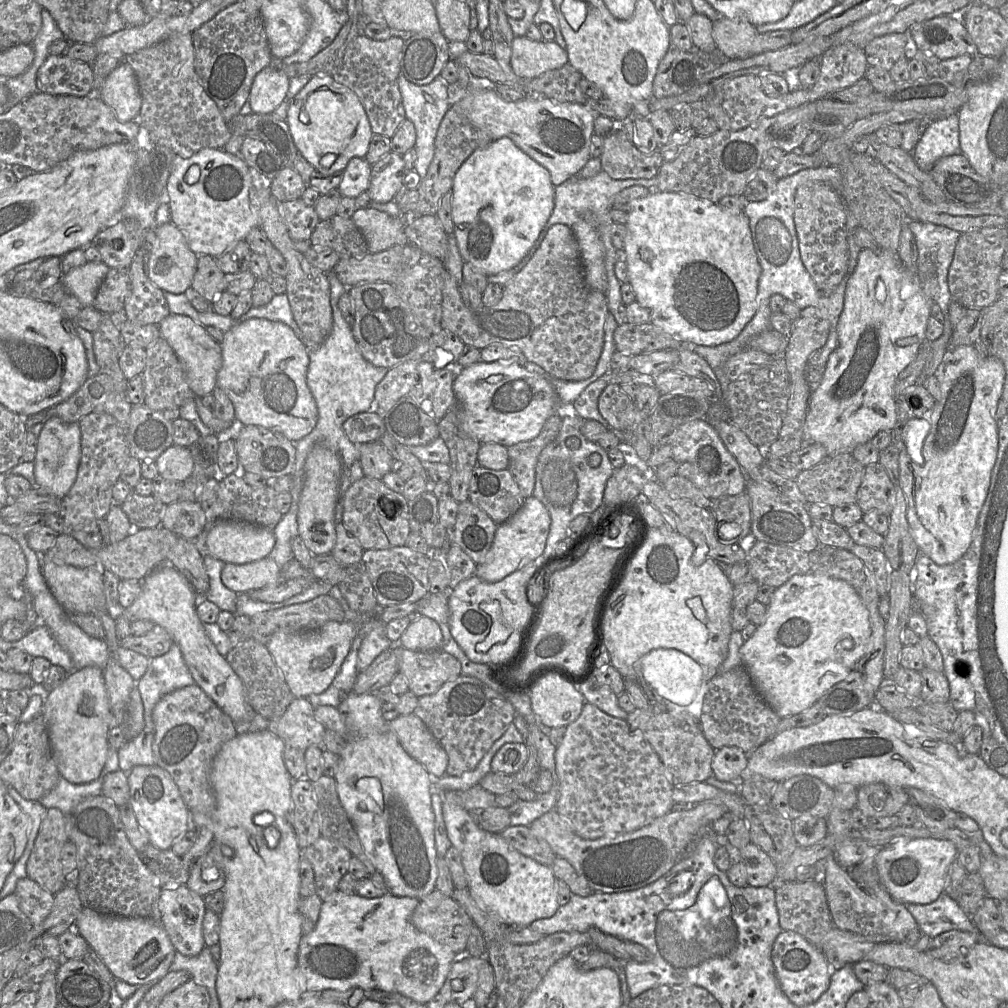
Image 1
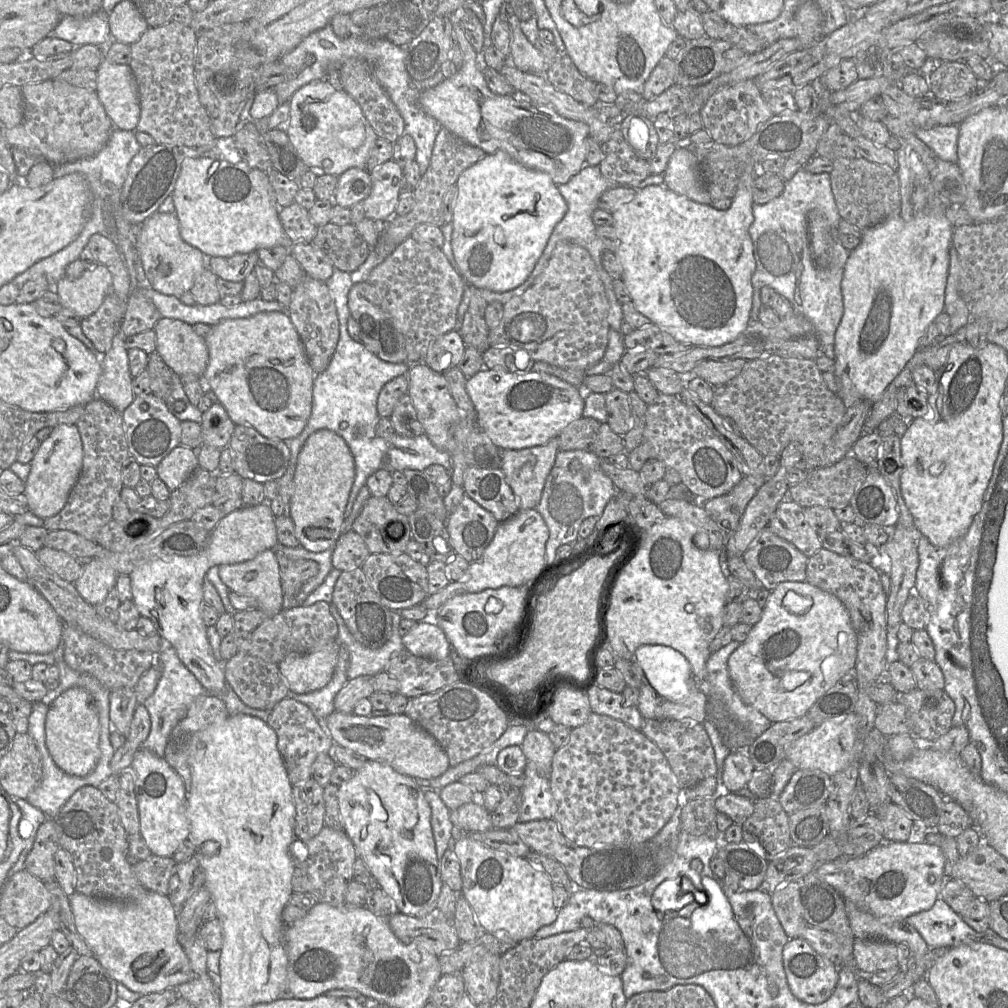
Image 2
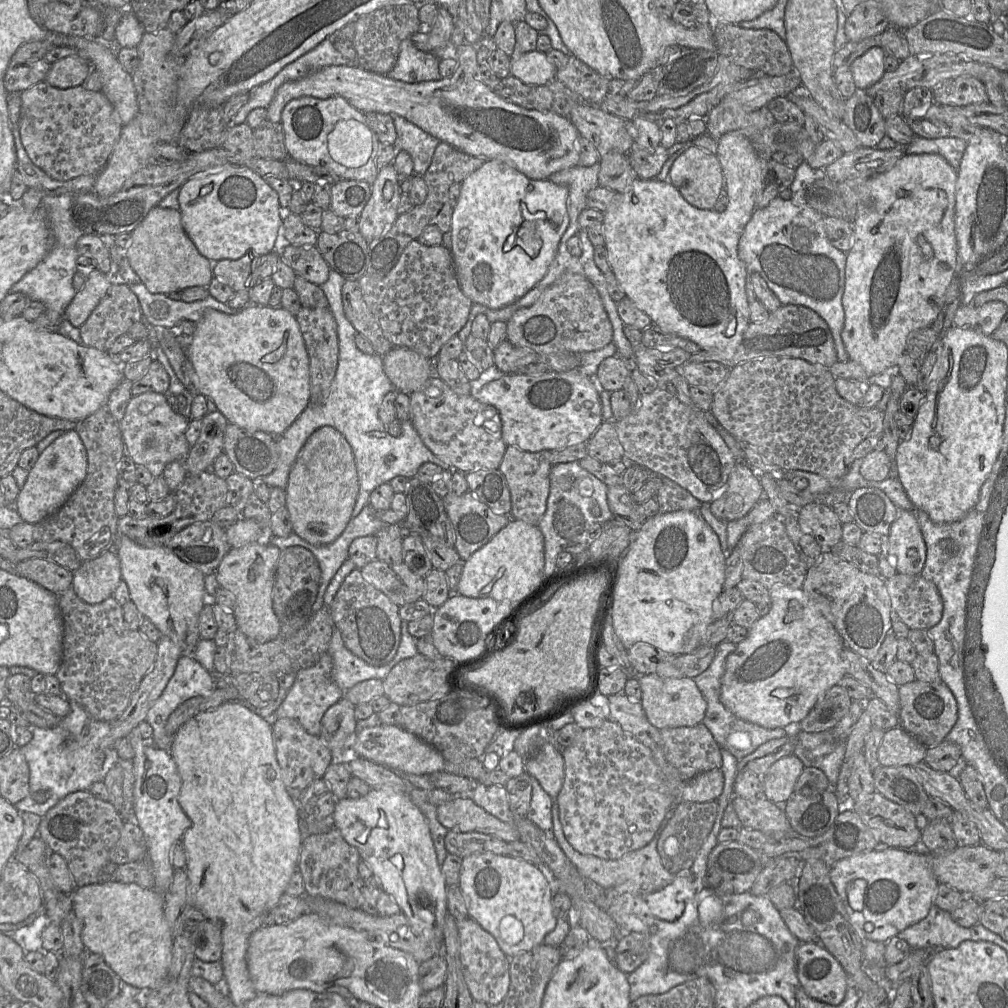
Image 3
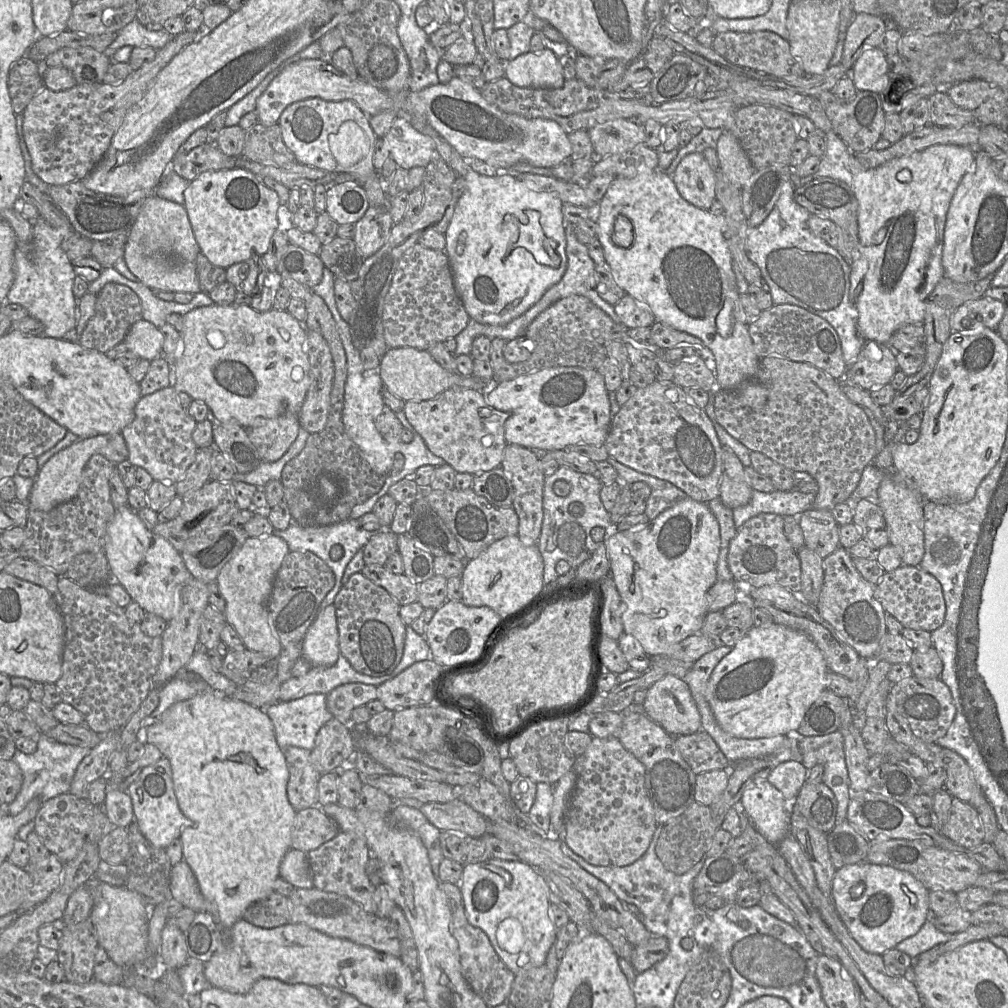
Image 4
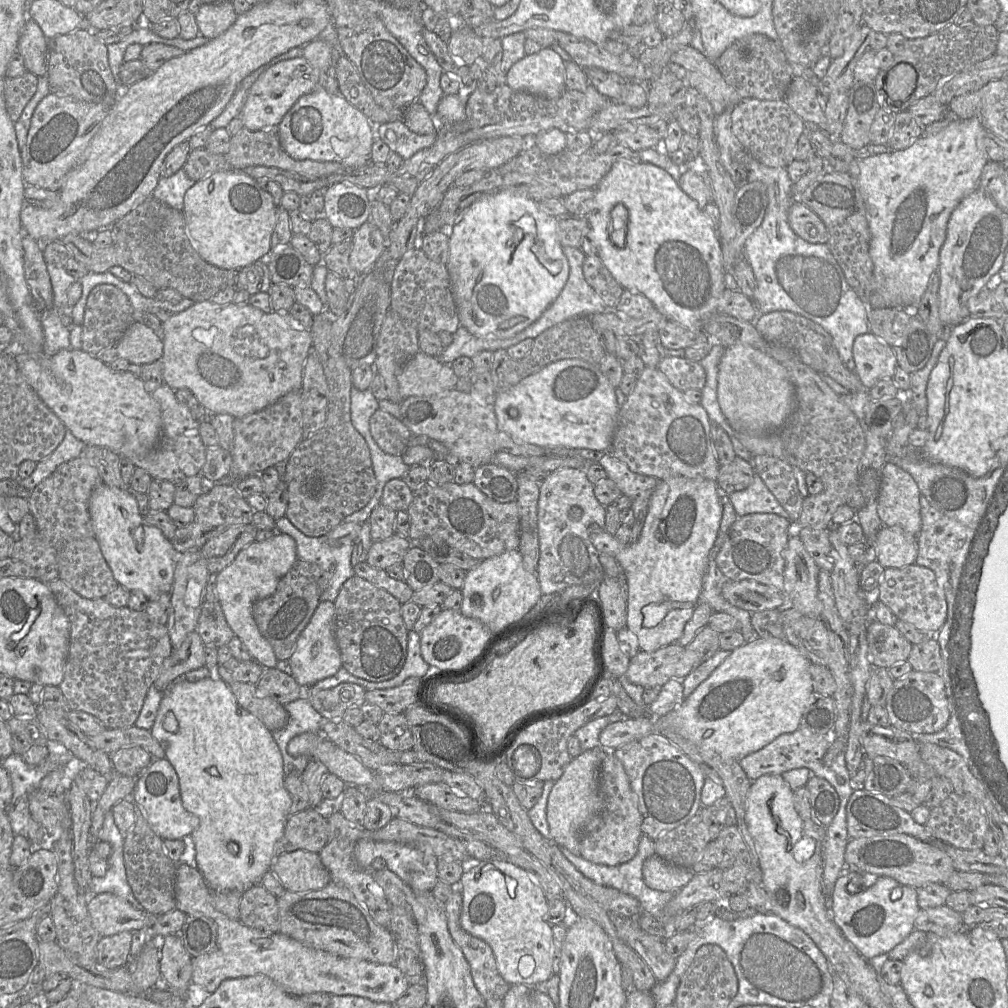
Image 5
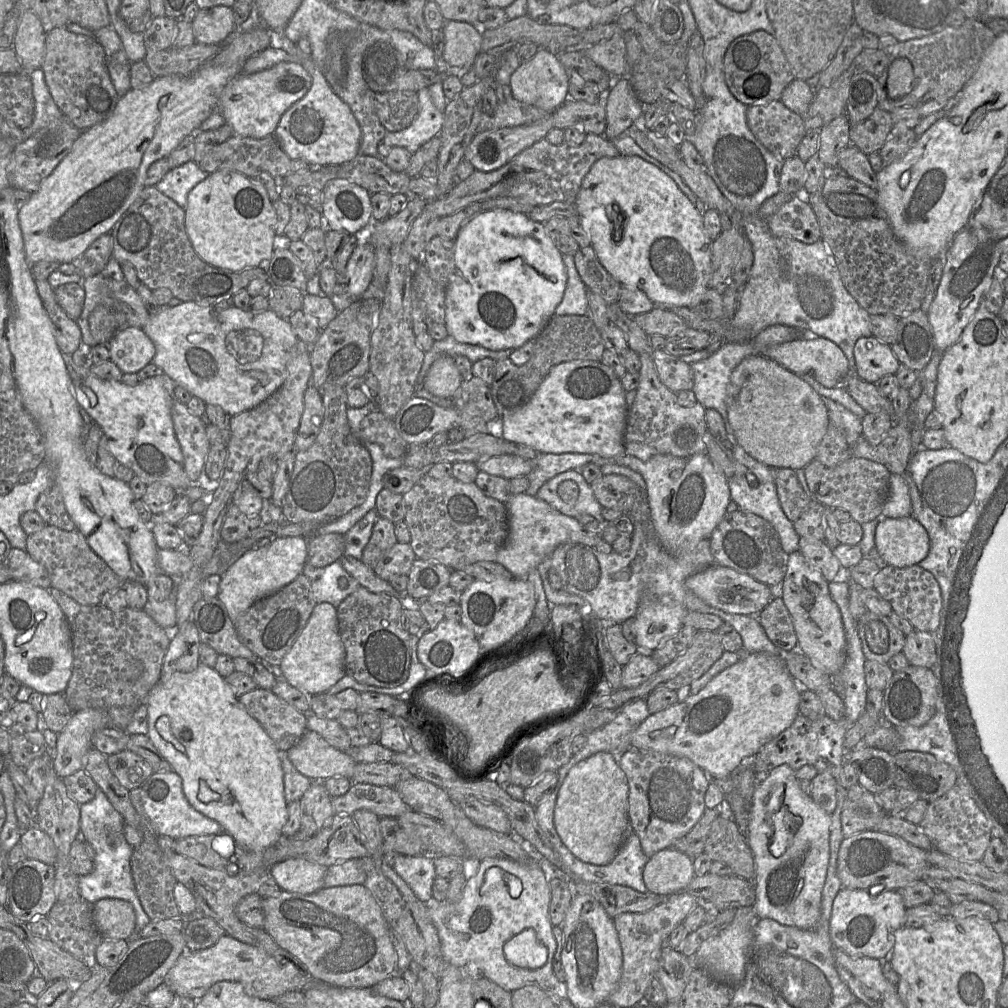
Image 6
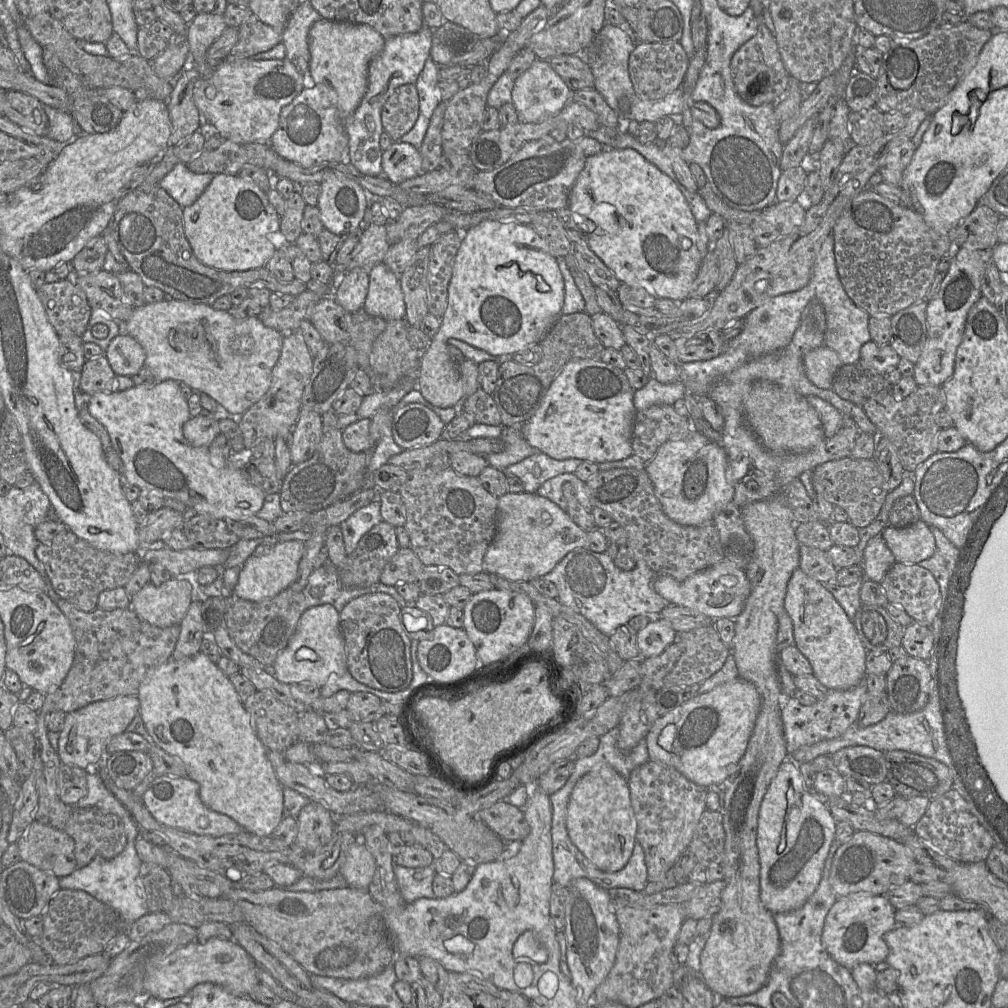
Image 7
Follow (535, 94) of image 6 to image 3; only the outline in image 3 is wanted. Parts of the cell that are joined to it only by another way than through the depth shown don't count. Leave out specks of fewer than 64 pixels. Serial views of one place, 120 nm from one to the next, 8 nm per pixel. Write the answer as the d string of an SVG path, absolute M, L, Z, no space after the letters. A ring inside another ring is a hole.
M535 49L520 56L511 56L511 58L510 74L521 80L523 83L529 85L546 85L555 80L557 68L547 58L544 52Z

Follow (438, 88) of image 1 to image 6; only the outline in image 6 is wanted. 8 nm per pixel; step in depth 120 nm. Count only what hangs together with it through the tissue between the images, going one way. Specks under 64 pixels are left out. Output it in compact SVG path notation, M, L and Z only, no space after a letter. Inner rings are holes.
M428 88L420 89L417 95L419 111L410 126L397 132L387 131L384 136L390 147L404 147L411 154L439 134L444 122L444 114L433 104Z

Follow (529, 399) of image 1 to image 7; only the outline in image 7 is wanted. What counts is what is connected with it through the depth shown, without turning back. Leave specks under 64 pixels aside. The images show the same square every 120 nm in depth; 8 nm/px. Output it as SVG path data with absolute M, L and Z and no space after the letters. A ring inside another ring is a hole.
M574 359L569 361L562 370L555 377L547 390L540 406L534 413L534 415L524 422L522 425L522 434L526 441L540 452L547 454L548 456L556 460L565 460L570 458L580 459L582 461L591 461L595 463L602 463L607 461L617 461L625 459L633 455L632 449L632 435L635 417L637 410L633 403L634 390L629 384L629 381L624 374L624 371L614 367L611 364L605 363L601 360L594 359Z

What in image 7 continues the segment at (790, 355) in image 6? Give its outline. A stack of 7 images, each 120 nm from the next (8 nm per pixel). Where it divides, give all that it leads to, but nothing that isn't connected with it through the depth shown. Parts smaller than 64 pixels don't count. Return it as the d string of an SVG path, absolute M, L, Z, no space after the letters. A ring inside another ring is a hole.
M826 345L807 352L803 365L808 379L821 389L832 388L835 374L843 365L838 354Z

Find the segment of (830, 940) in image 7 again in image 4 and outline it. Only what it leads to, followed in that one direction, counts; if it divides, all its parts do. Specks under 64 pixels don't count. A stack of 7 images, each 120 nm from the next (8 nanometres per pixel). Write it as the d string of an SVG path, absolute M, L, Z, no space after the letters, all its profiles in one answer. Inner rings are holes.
M867 861L845 865L837 869L832 881L832 898L844 925L865 951L879 955L895 948L898 943L919 931L928 916L929 891L907 871L887 865L871 864ZM861 885L862 890L853 893L855 888Z

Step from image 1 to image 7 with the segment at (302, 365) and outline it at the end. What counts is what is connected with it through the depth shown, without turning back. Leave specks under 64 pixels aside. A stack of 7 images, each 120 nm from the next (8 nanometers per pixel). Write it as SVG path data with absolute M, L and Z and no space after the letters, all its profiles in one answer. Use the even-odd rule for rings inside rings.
M175 299L134 308L131 317L121 324L122 331L134 337L145 350L145 367L152 372L156 381L184 382L194 392L206 393L222 405L230 418L240 417L268 391L285 335L266 327L257 316L236 319L228 311L215 310L210 305Z

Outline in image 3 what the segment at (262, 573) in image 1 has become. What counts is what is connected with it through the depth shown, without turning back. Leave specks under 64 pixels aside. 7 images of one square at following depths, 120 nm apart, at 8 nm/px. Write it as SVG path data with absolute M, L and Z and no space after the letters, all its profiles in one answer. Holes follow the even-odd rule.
M253 542L241 548L230 549L216 570L219 586L230 591L236 598L233 614L237 628L258 643L272 641L280 635L280 623L273 610L273 586L280 553L281 550L270 543Z

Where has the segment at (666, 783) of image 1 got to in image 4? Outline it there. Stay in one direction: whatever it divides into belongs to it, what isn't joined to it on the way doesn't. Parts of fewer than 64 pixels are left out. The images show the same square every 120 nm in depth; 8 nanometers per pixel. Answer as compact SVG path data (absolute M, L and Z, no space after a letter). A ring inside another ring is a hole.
M617 736L593 737L587 750L576 757L576 785L565 818L565 842L571 850L595 866L627 866L647 851L657 828L654 808L645 788L644 765L621 744Z

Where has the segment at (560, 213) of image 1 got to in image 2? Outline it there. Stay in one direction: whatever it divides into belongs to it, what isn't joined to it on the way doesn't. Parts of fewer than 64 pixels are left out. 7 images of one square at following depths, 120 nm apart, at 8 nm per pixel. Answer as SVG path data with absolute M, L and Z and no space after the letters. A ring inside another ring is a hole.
M586 163L583 166L583 168L575 176L573 176L567 183L560 184L557 186L559 192L564 197L567 203L568 209L563 219L556 225L553 232L551 233L551 236L549 237L549 240L542 255L540 256L539 260L537 261L533 271L531 272L527 280L520 286L512 290L509 290L508 293L500 294L491 292L491 290L488 289L480 289L480 295L487 301L487 303L498 301L504 305L512 297L523 294L525 290L527 290L533 284L535 279L544 270L556 245L561 241L569 241L573 244L584 247L590 253L592 259L595 262L599 277L604 284L604 289L609 301L608 321L610 327L618 332L621 332L621 322L623 320L622 304L618 301L613 289L614 279L608 274L608 272L603 267L602 254L606 249L597 235L596 232L597 226L593 222L592 214L598 208L598 200L606 190L613 188L615 186L625 186L625 185L618 185L615 182L604 177L599 166L591 166Z

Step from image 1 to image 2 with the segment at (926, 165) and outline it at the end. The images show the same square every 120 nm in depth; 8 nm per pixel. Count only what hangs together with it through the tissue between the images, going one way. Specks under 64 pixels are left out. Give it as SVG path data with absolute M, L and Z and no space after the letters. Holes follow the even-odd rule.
M956 124L918 129L916 135L940 159L958 163L959 126Z

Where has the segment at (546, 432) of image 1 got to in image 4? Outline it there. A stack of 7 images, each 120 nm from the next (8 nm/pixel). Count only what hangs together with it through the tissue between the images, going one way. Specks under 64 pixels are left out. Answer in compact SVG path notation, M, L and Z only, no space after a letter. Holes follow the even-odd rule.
M508 444L504 449L501 467L514 489L512 507L519 519L518 536L525 545L537 546L543 522L543 490L546 478L540 469L540 456L531 449Z

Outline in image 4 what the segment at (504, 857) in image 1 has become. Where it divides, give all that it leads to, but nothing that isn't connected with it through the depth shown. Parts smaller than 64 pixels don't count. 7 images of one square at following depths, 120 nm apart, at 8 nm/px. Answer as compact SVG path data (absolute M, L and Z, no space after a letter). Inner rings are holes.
M494 858L468 864L463 867L459 888L468 922L487 934L514 974L545 964L557 927L551 919L547 886L537 869L520 860Z

